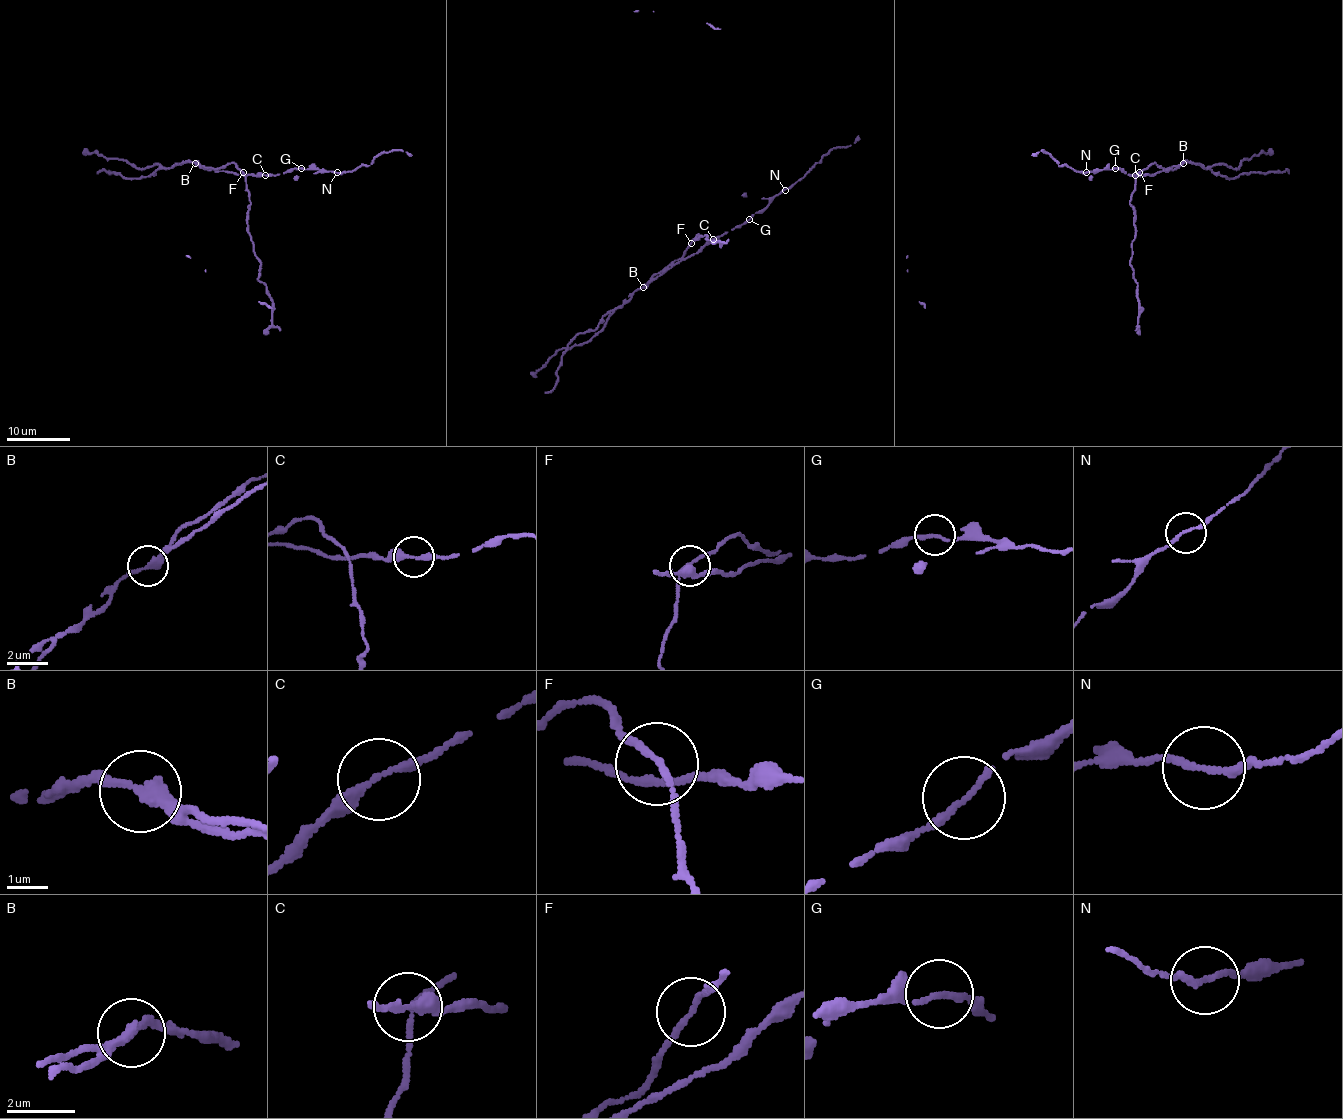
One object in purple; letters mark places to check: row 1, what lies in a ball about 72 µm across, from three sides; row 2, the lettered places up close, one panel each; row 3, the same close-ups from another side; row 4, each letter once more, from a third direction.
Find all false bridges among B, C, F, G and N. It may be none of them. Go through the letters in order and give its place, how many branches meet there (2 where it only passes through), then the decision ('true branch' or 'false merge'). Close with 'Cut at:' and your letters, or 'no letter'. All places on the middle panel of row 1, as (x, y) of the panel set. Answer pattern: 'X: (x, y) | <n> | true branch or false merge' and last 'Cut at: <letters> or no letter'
B: (643, 287) | 2 | false merge
C: (713, 239) | 2 | true branch
F: (691, 243) | 2 | false merge
G: (749, 219) | 2 | true branch
N: (785, 190) | 2 | true branch
Cut at: B, F

